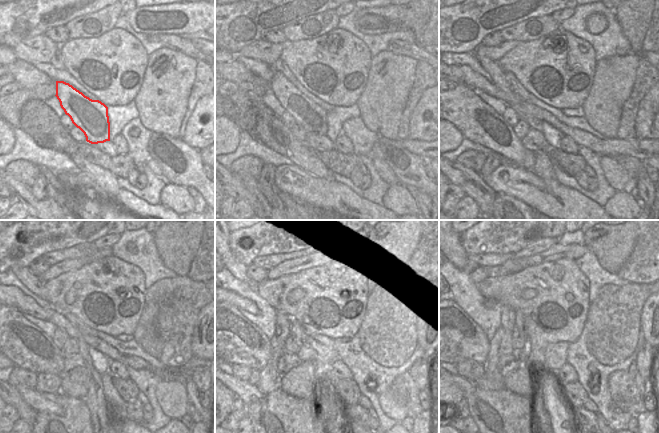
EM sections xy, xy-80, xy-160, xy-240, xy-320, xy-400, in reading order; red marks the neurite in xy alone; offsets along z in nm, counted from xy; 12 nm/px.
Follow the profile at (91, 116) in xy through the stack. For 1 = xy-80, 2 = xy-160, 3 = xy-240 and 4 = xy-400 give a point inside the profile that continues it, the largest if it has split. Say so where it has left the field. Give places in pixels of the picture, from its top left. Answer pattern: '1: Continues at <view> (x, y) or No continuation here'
1: Continues at xy-80 (312, 117)
2: Continues at xy-160 (498, 76)
3: Continues at xy-240 (33, 283)
4: Continues at xy-400 (459, 258).

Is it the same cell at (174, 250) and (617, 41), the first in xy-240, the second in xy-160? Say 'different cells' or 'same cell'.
different cells

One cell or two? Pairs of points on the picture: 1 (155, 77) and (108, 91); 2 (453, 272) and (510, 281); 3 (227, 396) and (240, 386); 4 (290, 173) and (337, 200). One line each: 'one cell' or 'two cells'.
1: two cells
2: two cells
3: two cells
4: one cell

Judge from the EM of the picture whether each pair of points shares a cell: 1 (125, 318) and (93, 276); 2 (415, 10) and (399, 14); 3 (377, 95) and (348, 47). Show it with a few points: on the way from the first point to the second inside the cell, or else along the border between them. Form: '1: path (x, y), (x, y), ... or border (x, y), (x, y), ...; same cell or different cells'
1: path (116, 310), (114, 299), (104, 287); same cell
2: border (407, 10), (412, 28); different cells
3: border (372, 57), (365, 88), (357, 100); different cells

